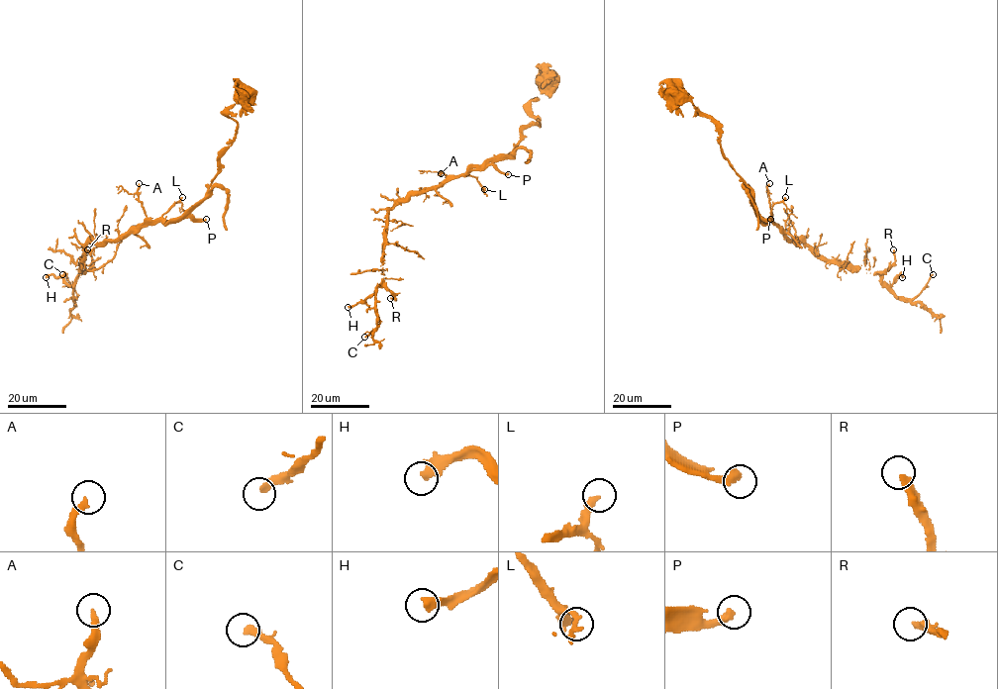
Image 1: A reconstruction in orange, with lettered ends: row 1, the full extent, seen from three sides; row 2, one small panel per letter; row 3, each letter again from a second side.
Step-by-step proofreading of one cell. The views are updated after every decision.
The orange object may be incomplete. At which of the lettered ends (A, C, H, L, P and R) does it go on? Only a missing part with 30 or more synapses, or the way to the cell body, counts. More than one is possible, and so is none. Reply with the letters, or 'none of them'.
H, P

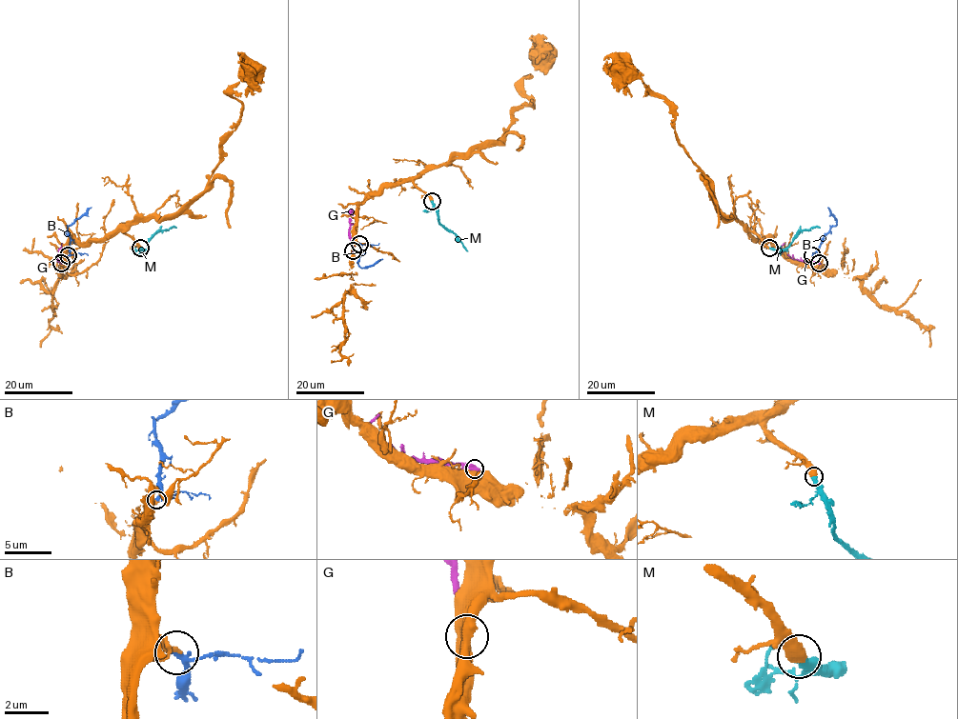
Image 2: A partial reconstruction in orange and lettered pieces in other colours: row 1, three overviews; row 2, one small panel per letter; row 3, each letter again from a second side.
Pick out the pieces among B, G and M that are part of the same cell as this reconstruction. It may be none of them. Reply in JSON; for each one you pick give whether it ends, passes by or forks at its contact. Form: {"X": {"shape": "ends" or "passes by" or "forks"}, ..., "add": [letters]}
{"M": {"shape": "ends"}, "add": ["M"]}

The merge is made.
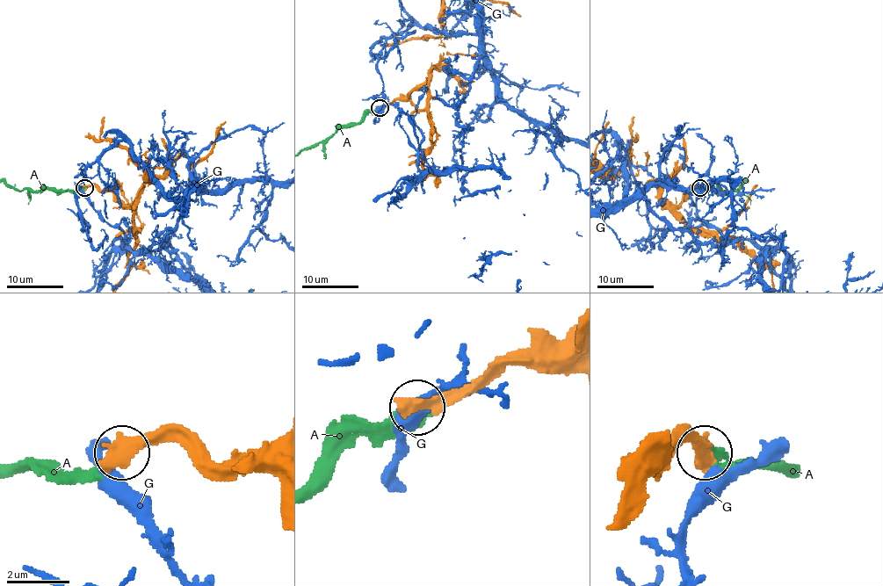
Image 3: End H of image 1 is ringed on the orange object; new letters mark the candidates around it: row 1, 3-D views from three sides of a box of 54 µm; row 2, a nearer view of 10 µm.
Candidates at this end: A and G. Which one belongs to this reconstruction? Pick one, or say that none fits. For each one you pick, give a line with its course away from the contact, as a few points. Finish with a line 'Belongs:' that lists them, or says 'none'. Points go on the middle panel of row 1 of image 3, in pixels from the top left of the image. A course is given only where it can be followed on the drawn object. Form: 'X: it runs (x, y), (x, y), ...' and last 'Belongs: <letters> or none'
Belongs: A

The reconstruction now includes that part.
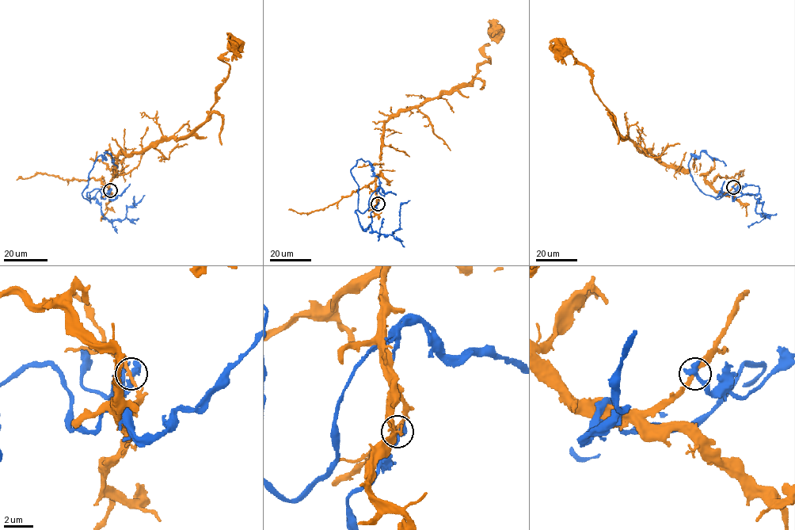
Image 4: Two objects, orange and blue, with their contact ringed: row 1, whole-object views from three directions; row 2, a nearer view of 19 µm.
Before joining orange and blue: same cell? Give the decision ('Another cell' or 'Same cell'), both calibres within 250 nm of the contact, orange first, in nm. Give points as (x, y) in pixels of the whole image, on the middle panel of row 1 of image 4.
Another cell. Thickness 240 nm (orange) against 500 nm

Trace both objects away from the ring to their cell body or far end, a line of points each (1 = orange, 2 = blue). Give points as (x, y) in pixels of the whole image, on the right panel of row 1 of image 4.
1: (733, 187), (717, 191), (694, 164), (690, 169), (666, 166), (624, 138), (594, 90), (590, 70), (562, 50)
2: (733, 187), (758, 191), (705, 195), (689, 162), (690, 154), (705, 151), (724, 166)

